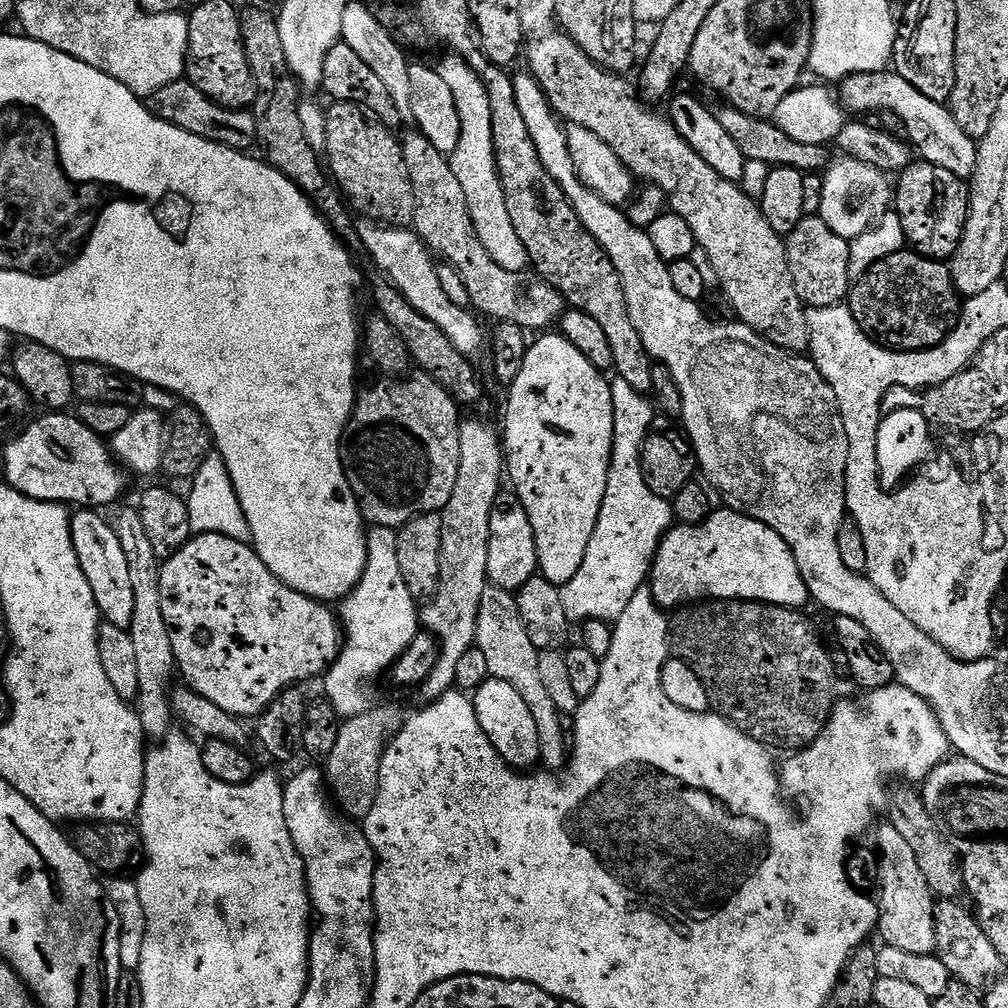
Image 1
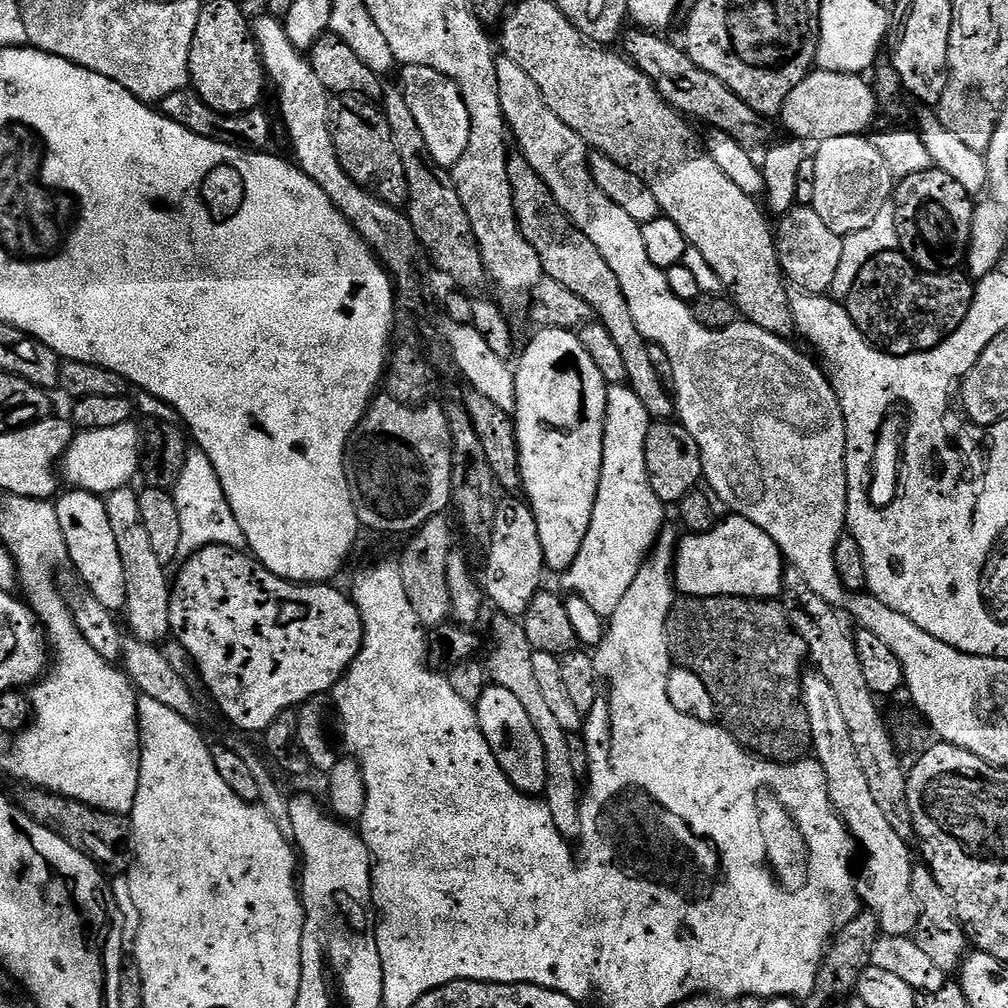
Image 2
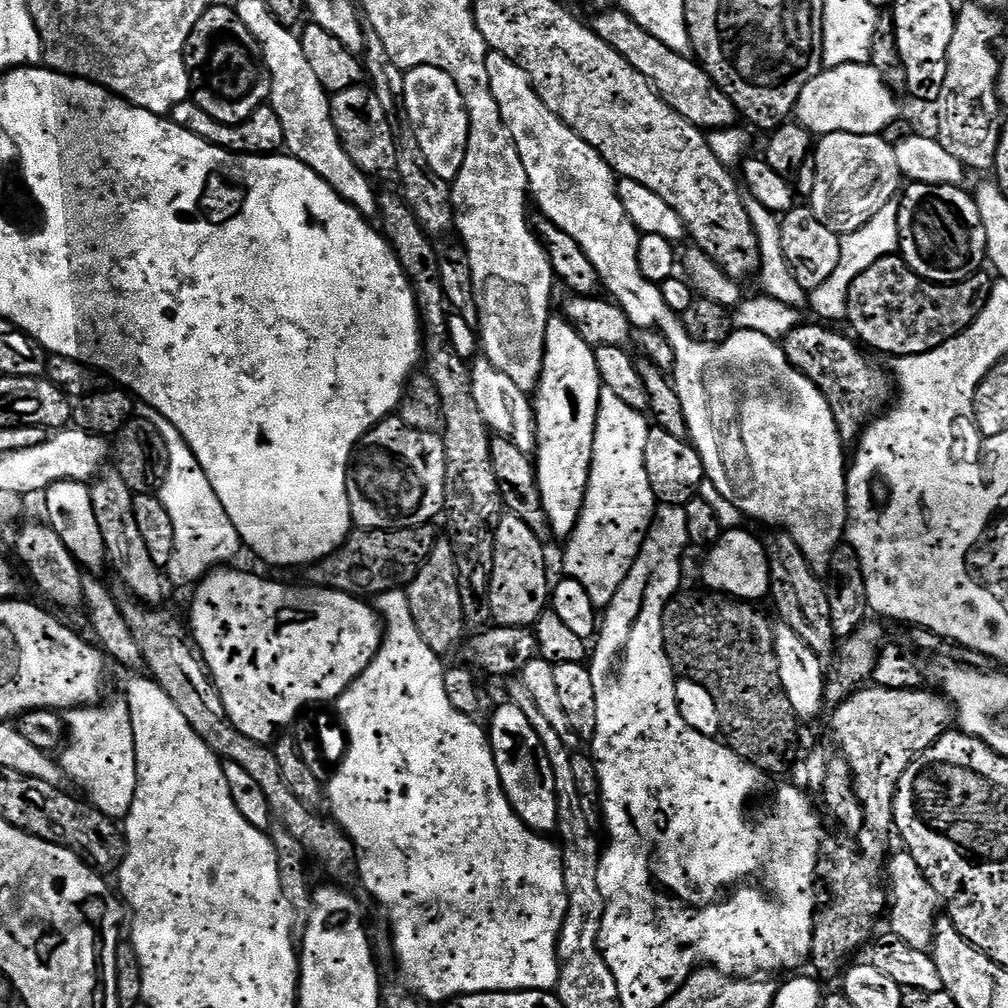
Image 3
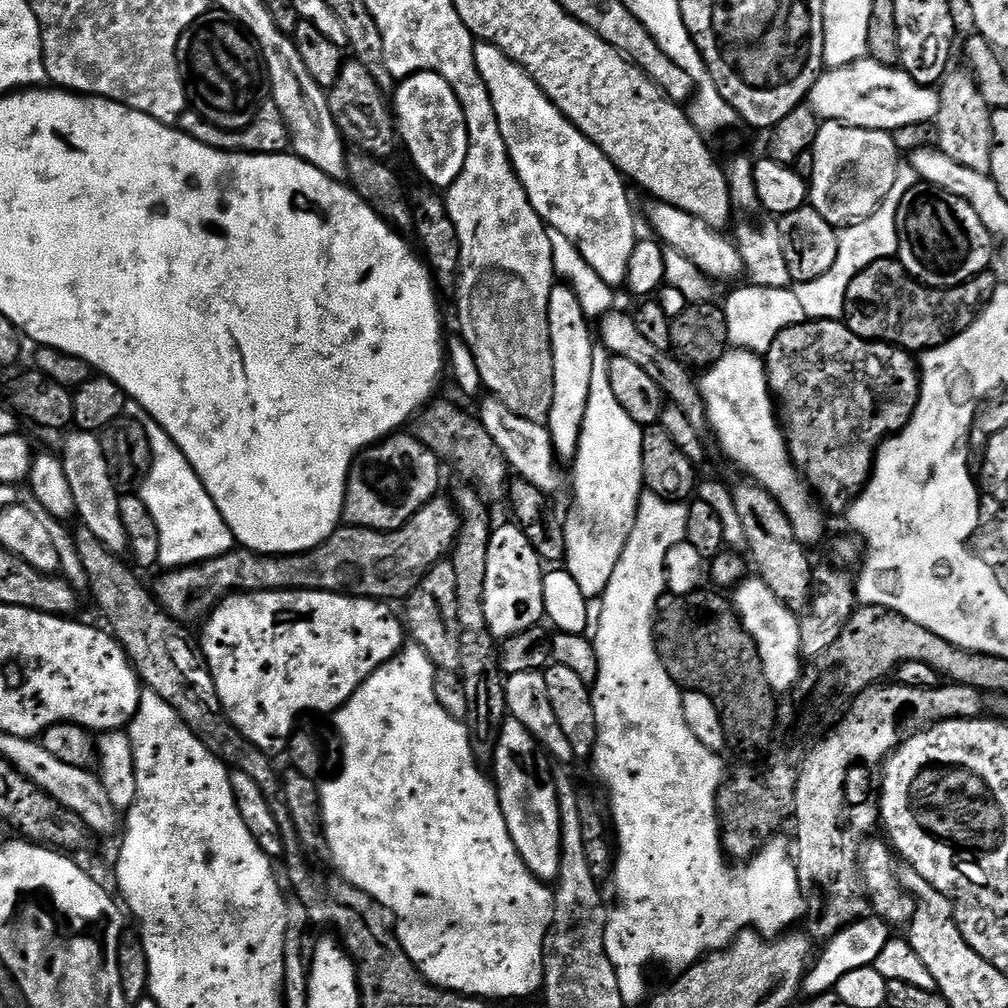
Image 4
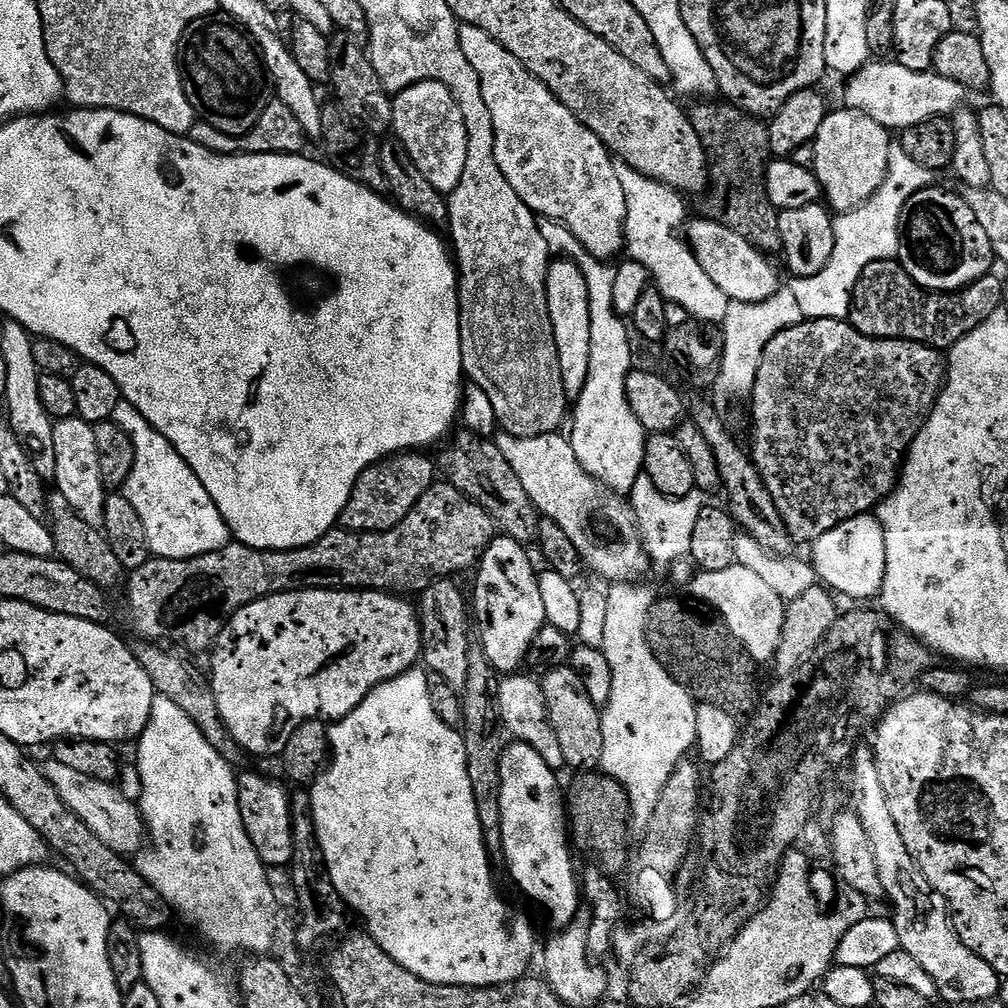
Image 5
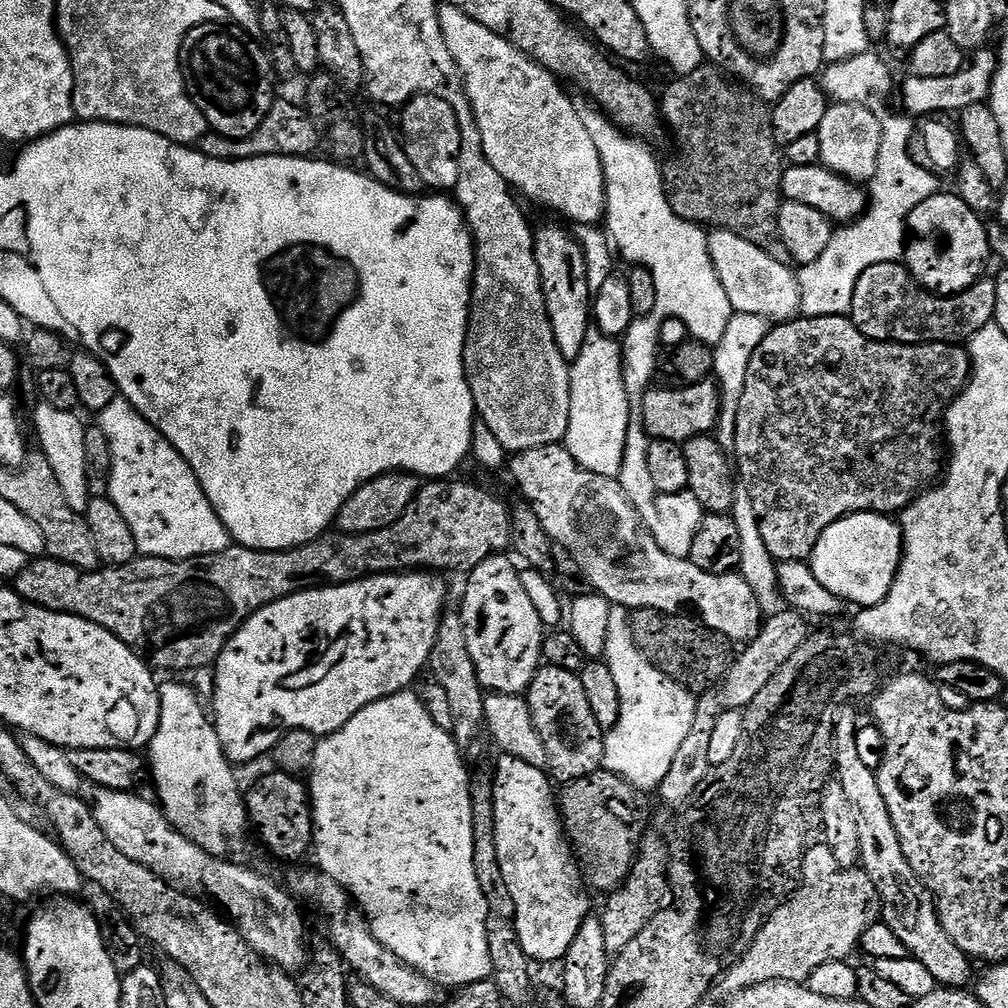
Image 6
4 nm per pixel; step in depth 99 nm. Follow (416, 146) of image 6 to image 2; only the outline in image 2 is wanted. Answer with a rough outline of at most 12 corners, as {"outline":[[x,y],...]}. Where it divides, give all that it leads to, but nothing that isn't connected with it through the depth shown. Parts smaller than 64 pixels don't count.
{"outline":[[428,66],[400,71],[430,154],[451,169],[470,140],[457,84]]}

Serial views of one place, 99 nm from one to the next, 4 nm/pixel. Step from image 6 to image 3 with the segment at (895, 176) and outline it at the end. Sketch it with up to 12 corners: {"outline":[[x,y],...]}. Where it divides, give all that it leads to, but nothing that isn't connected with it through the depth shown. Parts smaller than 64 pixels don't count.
{"outline":[[897,195],[840,236],[838,268],[809,295],[826,322],[848,314],[854,278],[899,251]]}

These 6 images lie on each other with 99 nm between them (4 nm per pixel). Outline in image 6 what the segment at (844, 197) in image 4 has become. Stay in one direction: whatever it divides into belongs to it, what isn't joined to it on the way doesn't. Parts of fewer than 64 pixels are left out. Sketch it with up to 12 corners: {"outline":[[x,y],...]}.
{"outline":[[833,103],[816,132],[820,164],[869,182],[882,142],[866,106]]}

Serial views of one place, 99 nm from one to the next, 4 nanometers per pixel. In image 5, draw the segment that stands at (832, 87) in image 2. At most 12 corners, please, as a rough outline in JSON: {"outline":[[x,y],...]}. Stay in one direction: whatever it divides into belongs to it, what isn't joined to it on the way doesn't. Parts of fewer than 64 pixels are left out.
{"outline":[[871,61],[845,107],[901,132],[959,111],[968,90],[934,70]]}

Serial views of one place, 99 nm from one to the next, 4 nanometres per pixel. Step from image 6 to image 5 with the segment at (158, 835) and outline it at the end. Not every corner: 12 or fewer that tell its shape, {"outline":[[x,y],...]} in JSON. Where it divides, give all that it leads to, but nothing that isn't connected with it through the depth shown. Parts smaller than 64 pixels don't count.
{"outline":[[54,758],[58,798],[119,856],[145,847],[139,803]]}

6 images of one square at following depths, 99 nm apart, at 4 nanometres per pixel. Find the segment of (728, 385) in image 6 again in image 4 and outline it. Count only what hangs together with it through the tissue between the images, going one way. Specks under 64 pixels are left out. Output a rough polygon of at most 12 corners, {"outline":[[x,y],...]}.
{"outline":[[746,284],[723,301],[729,345],[765,355],[807,320],[794,289]]}

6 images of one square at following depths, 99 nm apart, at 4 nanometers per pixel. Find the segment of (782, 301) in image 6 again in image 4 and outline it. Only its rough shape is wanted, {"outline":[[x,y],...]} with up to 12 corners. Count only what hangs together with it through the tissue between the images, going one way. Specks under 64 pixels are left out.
{"outline":[[656,202],[655,239],[716,282],[745,275],[740,249],[702,218]]}

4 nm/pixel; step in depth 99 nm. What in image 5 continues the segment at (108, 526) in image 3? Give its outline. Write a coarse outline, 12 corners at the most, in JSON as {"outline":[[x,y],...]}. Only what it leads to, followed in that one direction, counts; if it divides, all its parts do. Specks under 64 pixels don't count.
{"outline":[[54,423],[55,491],[103,529],[109,493],[94,427]]}

